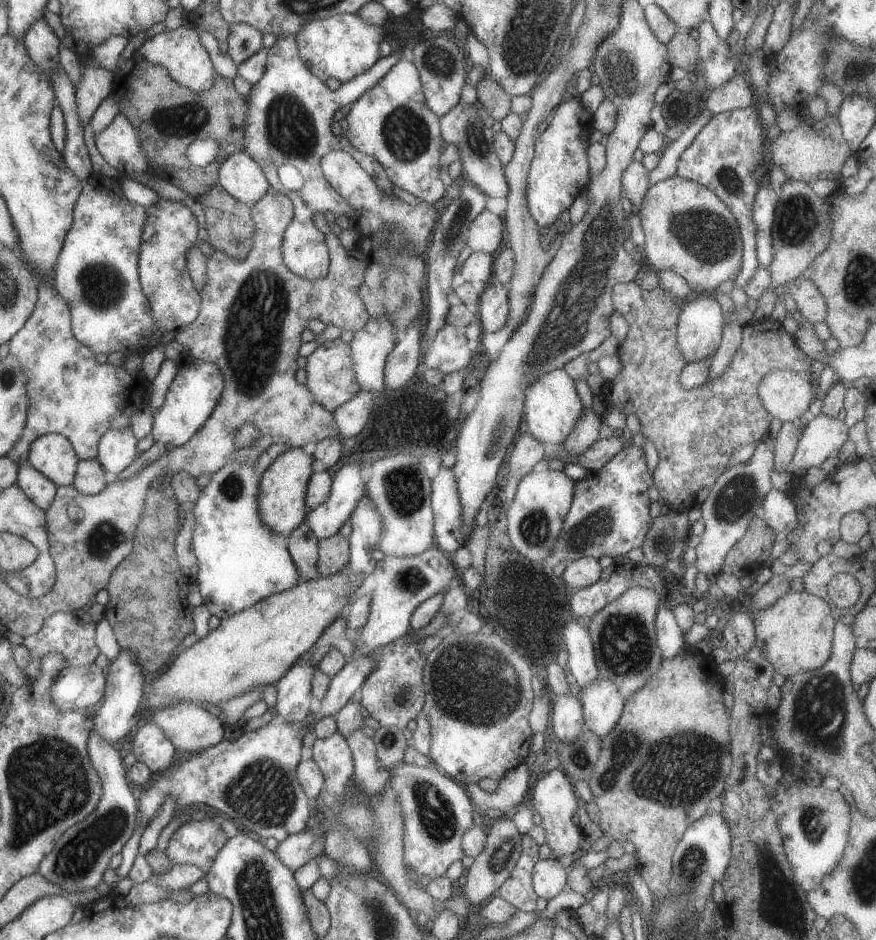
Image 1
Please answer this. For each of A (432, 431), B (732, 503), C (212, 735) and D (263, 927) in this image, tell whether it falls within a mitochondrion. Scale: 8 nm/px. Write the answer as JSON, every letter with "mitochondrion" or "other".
{"A":"other","B":"mitochondrion","C":"other","D":"mitochondrion"}

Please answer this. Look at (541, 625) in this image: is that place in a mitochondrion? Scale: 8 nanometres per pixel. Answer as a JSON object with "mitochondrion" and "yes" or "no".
{"mitochondrion":"no"}

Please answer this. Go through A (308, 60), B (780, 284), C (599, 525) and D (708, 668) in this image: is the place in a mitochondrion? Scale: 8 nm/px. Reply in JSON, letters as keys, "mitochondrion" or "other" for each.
{"A":"other","B":"other","C":"mitochondrion","D":"other"}

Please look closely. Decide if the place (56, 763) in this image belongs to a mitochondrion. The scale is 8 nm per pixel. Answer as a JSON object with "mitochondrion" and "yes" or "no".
{"mitochondrion":"yes"}

